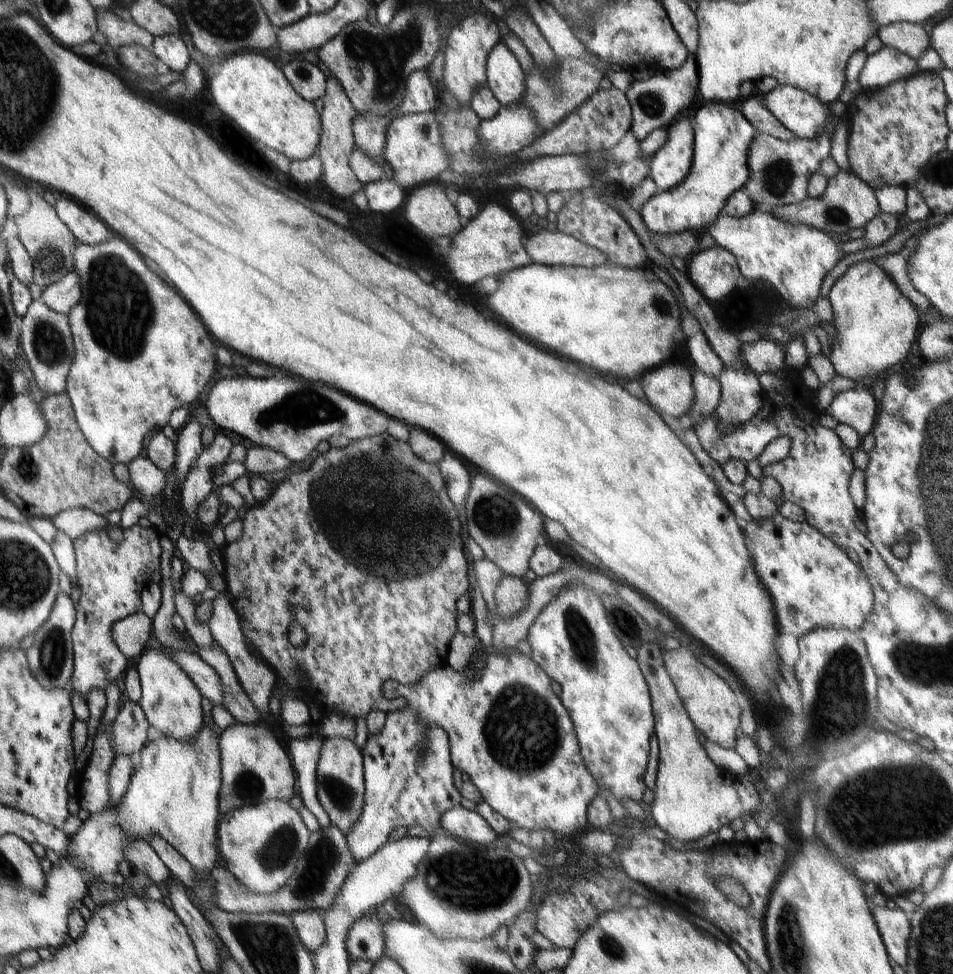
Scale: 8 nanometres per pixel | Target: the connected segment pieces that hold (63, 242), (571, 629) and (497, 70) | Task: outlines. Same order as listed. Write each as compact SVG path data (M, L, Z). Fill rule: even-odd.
M28 190L27 195L29 196L28 210L13 219L18 227L19 241L33 260L33 282L45 289L48 285L60 282L66 274L75 270L73 250L78 240L58 218L55 208L44 201L40 194Z
M574 587L569 588L564 592L561 592L552 602L549 602L535 618L534 624L528 629L527 641L532 648L532 660L541 668L544 672L551 678L551 680L556 680L560 684L560 700L567 708L568 714L570 715L573 729L575 730L577 742L579 744L579 750L581 752L581 757L583 758L585 767L588 772L592 775L592 778L596 781L599 788L600 795L606 798L606 795L602 793L601 790L608 790L616 800L618 800L622 805L623 801L634 800L634 802L640 802L642 800L642 795L647 789L644 782L644 775L646 772L646 767L649 761L649 738L655 732L655 718L651 707L651 698L649 693L649 688L646 679L643 677L642 671L640 670L639 664L636 659L632 659L623 644L616 638L614 631L611 629L611 625L607 621L607 616L605 615L605 608L597 594L594 591L584 587Z
M502 42L489 52L487 60L487 87L502 107L518 104L524 98L525 74L518 59Z

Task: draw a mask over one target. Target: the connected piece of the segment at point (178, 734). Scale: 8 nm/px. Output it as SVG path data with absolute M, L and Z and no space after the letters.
M164 647L150 648L140 655L136 670L141 682L139 705L145 712L148 722L160 732L176 740L195 739L200 727L204 725L201 692L180 668L179 664L167 653Z

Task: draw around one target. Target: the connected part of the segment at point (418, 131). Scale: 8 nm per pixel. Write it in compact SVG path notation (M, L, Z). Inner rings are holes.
M435 112L404 113L392 119L387 126L383 159L389 164L392 179L408 194L414 187L435 182L440 172L449 168L448 157L441 143Z

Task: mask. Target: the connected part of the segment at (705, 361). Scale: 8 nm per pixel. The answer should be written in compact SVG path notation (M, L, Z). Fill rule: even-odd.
M701 330L695 336L683 338L683 343L686 344L698 371L715 379L720 376L724 368L721 358L709 345L706 335Z

